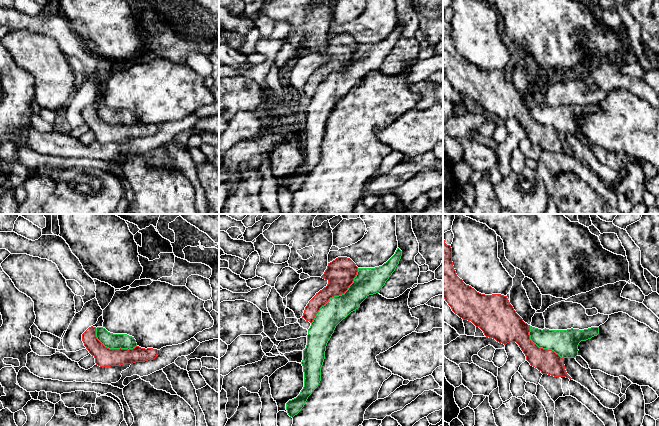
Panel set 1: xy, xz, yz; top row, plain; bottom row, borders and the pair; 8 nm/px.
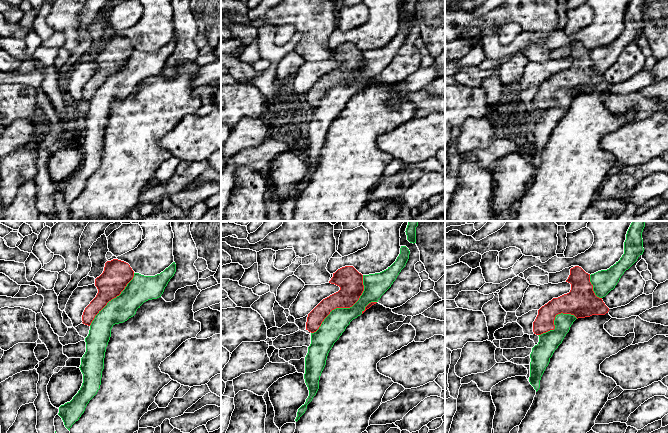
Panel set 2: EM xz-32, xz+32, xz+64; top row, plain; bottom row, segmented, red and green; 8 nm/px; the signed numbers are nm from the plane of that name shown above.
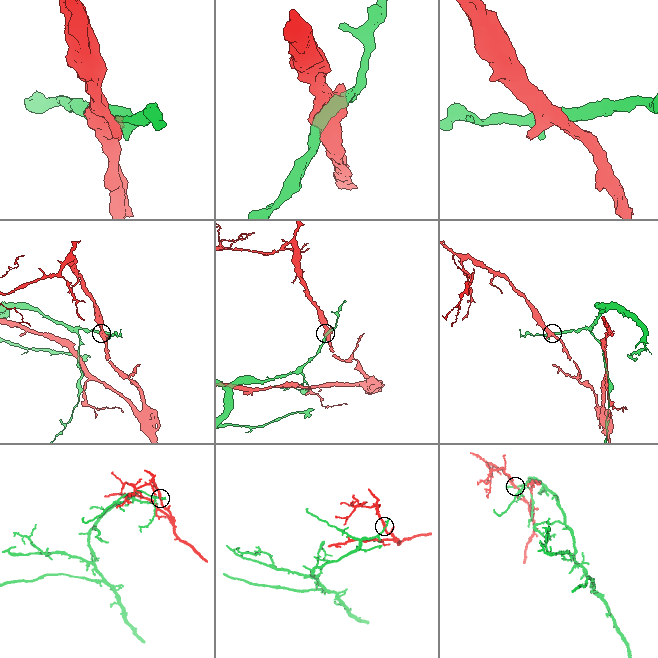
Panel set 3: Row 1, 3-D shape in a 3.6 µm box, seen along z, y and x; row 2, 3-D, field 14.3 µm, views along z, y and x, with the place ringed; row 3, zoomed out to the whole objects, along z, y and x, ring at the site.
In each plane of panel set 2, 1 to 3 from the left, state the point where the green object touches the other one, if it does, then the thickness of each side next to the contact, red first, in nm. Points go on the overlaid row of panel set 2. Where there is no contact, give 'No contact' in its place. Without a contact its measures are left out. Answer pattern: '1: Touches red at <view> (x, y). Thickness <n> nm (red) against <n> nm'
1: Touches red at xz-32 (112, 298). Thickness 220 nm (red) against 220 nm
2: Touches red at xz+32 (344, 307). Thickness 200 nm (red) against 180 nm
3: Touches red at xz+64 (554, 319). Thickness 240 nm (red) against 160 nm

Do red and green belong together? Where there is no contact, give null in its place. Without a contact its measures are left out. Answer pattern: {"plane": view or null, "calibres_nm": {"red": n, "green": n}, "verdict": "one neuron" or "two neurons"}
{"plane": "xz", "calibres_nm": {"red": 240, "green": 190}, "verdict": "two neurons"}

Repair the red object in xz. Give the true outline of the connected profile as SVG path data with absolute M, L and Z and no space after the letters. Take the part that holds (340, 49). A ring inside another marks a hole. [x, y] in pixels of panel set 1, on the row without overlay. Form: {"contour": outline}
{"contour": "M338 33L328 39L327 45L321 54L328 57L326 63L320 66L305 83L302 94L310 99L316 90L330 74L344 70L353 59L358 48L356 40L347 33Z"}

